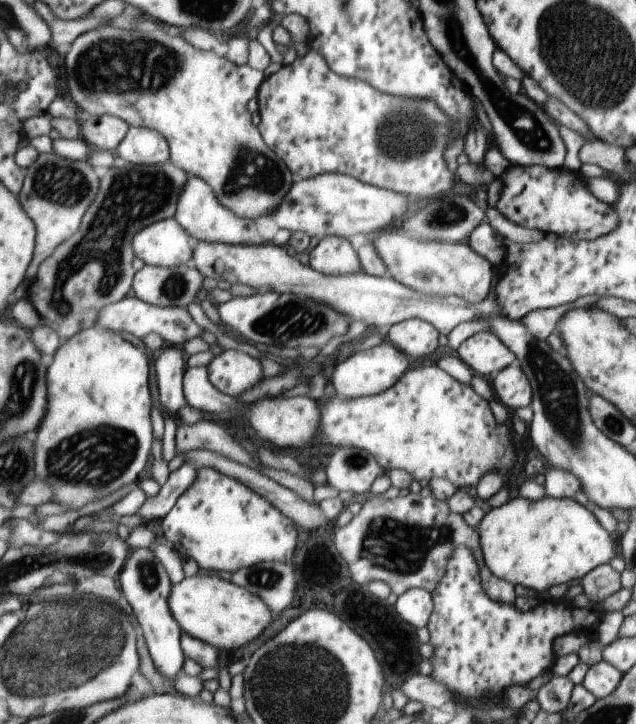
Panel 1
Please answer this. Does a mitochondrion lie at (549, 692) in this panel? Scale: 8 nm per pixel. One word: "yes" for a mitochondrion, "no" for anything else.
no

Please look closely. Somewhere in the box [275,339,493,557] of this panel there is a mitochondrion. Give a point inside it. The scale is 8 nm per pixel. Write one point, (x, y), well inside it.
(355, 461)

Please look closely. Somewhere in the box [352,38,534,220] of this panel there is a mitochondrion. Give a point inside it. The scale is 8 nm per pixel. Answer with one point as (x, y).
(404, 136)

